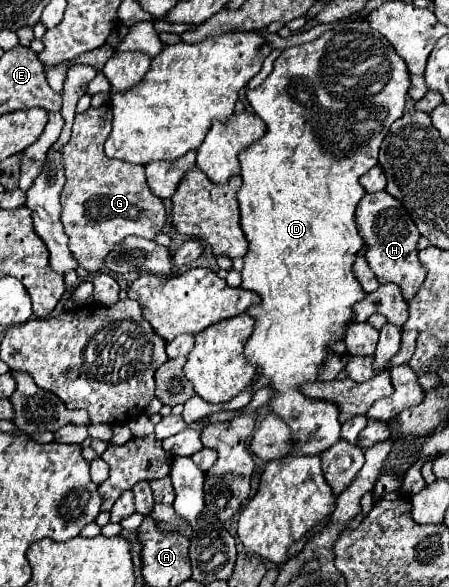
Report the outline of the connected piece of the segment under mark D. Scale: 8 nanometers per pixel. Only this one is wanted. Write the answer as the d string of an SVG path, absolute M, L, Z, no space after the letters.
M357 20L357 34L355 34L355 26L341 26L341 28L335 28L321 34L317 40L313 42L307 42L307 44L301 44L301 46L293 46L293 48L287 48L281 52L281 56L275 60L275 66L273 66L273 72L265 78L265 82L253 90L247 90L247 100L251 104L251 108L255 110L255 114L265 122L267 126L267 132L263 138L259 138L257 142L253 142L253 146L249 144L245 150L239 152L239 162L241 162L241 180L243 180L243 186L241 190L237 192L237 200L239 200L239 210L241 210L241 230L249 242L249 248L247 248L247 254L243 256L243 270L241 270L241 276L243 276L243 282L241 282L241 288L245 290L251 290L255 294L259 294L261 302L259 304L253 304L247 312L257 320L255 322L255 328L253 328L253 334L249 338L249 342L245 344L245 356L249 358L249 362L253 362L263 376L271 378L271 384L273 384L273 390L275 390L275 396L271 400L271 410L277 412L277 416L281 416L285 420L285 424L291 428L293 432L293 454L291 456L297 456L295 452L299 454L321 454L323 450L327 450L329 446L333 446L339 438L341 438L341 424L337 422L337 408L331 404L331 402L321 402L321 400L311 400L311 398L305 398L299 390L299 384L301 382L307 382L307 380L319 380L319 372L321 372L321 366L323 362L333 356L331 350L327 348L331 342L339 342L343 340L343 334L347 330L347 326L353 322L353 304L359 302L361 298L365 298L365 292L361 290L361 284L357 282L357 278L353 276L353 262L357 258L357 250L363 248L363 242L361 242L361 236L357 232L357 226L355 226L355 208L357 208L357 202L365 196L365 190L361 190L359 186L359 178L369 172L375 164L377 164L377 154L379 154L379 146L385 138L385 134L389 132L389 126L403 116L403 108L405 108L405 98L407 98L407 90L409 90L409 70L403 62L403 58L395 52L395 48L385 40L385 36L381 34L373 34L371 36L371 28L365 20Z

